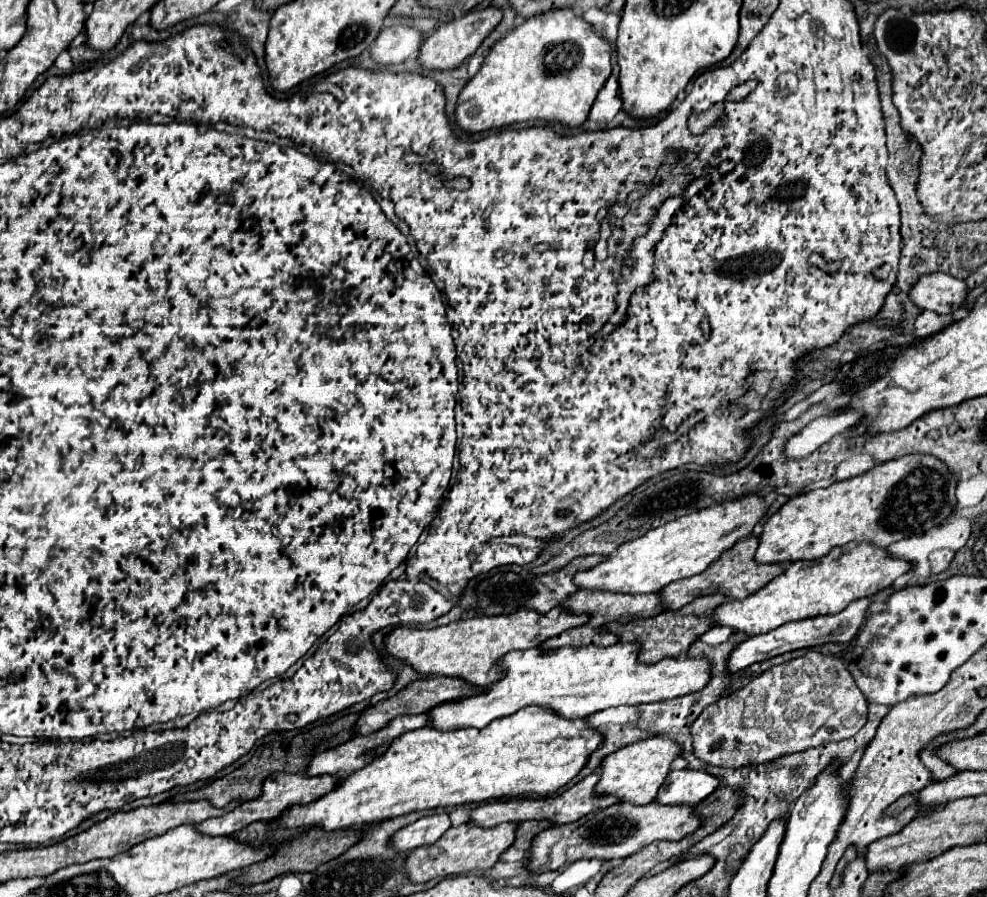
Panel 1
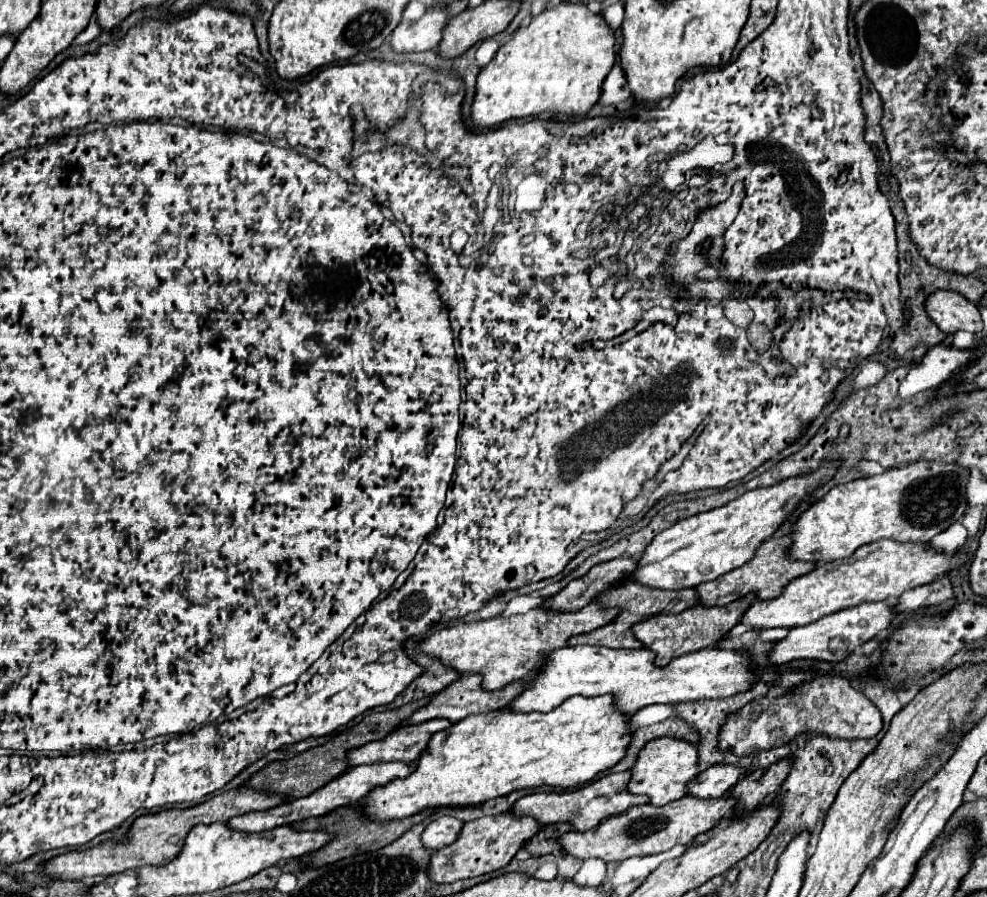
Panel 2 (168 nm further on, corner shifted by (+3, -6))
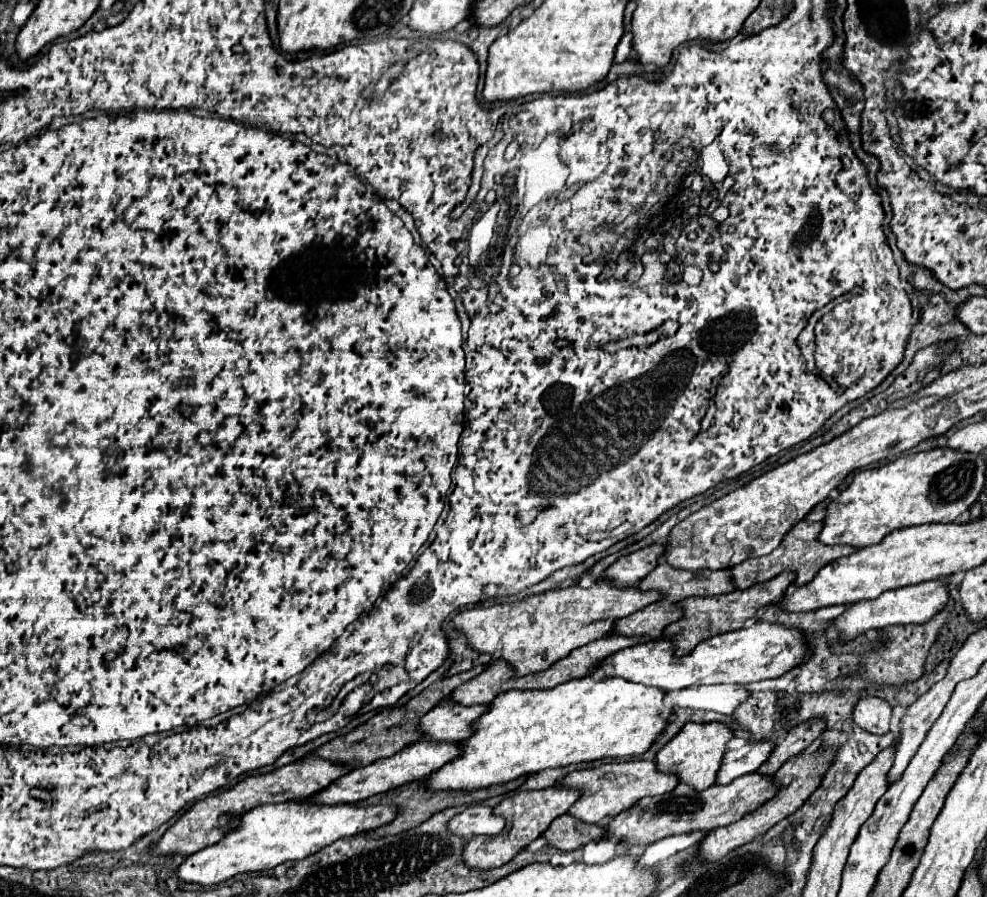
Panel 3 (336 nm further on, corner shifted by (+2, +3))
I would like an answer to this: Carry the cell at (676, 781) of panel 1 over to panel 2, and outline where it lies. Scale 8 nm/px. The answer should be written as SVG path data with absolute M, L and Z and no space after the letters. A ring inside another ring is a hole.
M711 765L689 783L689 795L699 799L713 799L727 795L745 769L737 765Z

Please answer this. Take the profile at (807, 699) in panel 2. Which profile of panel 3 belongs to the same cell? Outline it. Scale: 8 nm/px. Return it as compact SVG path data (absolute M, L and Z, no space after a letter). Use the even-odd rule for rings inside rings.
M876 696L858 698L854 712L852 712L854 724L872 732L872 734L886 734L890 716L892 716L890 704Z

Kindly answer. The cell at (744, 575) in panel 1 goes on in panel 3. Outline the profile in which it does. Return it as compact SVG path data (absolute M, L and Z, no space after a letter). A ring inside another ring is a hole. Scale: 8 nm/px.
M802 520L784 536L782 544L774 552L770 552L770 554L766 554L762 558L750 558L746 562L740 562L738 566L732 566L730 576L732 576L734 588L744 590L744 588L750 588L750 586L754 586L758 582L766 582L766 580L770 580L770 578L774 578L774 576L778 576L782 572L794 572L796 578L794 578L792 584L802 586L802 584L810 582L810 578L814 578L816 570L820 570L826 562L832 562L832 560L836 560L840 556L846 556L846 554L854 552L852 546L824 546L822 542L818 542L820 530L822 530L822 522L812 522L810 524L810 522Z

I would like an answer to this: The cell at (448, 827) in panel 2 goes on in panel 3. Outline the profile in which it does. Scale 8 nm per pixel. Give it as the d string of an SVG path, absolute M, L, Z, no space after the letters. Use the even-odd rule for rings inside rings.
M468 806L464 812L450 818L446 828L464 840L470 836L478 836L478 834L494 836L502 832L504 818L494 816L492 810L486 806Z

